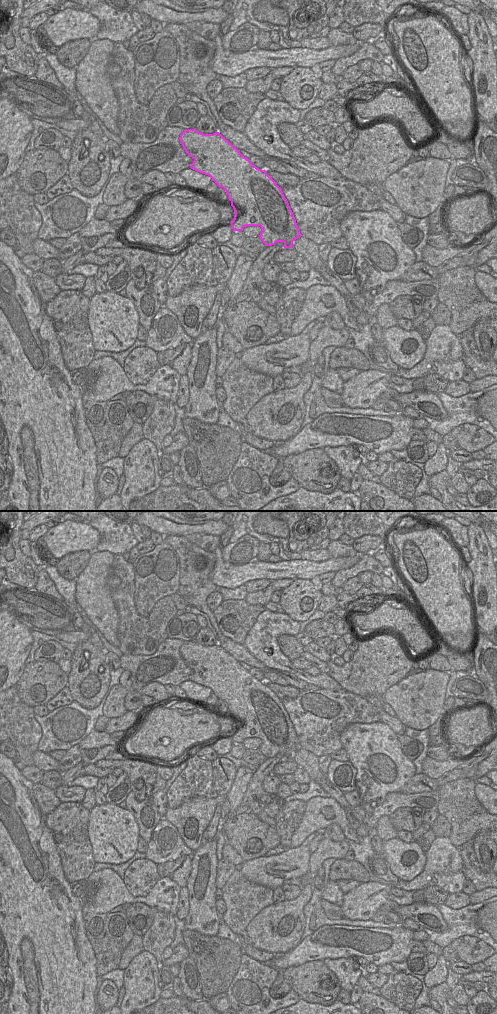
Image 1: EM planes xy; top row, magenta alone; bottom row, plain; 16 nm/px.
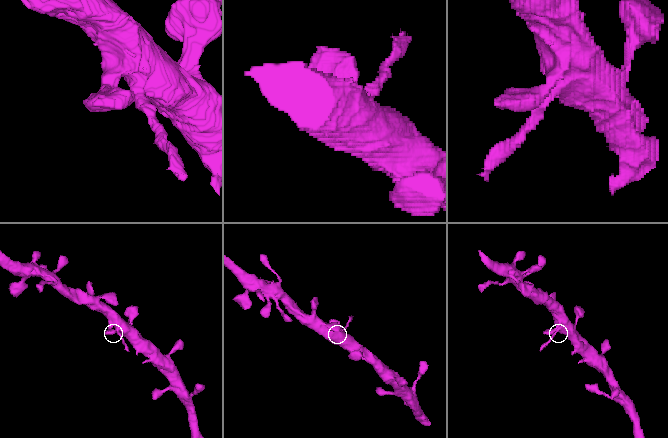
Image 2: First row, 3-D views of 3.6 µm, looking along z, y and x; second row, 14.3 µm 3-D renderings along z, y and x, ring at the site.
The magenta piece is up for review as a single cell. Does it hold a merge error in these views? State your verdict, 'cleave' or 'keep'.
keep

